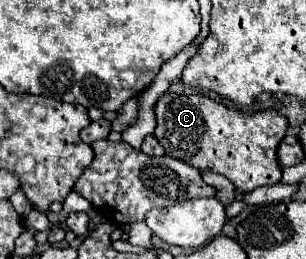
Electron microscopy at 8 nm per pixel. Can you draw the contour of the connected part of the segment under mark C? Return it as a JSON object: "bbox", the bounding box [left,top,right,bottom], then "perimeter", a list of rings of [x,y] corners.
{"bbox":[155,94,287,194],"perimeter":[[[163,94],[155,102],[155,138],[165,148],[165,156],[179,158],[199,170],[215,170],[227,176],[239,194],[281,180],[277,146],[287,134],[287,118],[277,110],[241,112],[203,94]]]}

